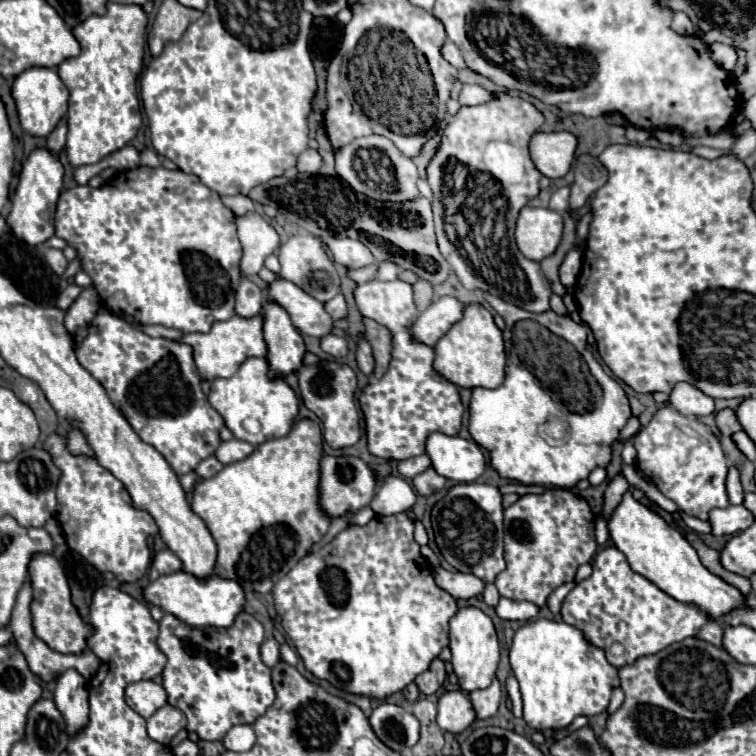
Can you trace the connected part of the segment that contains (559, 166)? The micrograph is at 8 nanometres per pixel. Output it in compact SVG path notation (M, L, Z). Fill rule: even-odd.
M538 132L530 140L530 158L540 174L562 178L572 166L576 136L570 132Z

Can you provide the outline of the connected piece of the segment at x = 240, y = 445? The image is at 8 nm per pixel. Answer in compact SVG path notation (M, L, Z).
M228 440L228 442L222 442L218 448L216 448L216 458L222 462L222 464L232 464L232 462L238 462L238 460L244 460L248 454L254 452L254 446L248 444L248 442L242 442L242 440Z

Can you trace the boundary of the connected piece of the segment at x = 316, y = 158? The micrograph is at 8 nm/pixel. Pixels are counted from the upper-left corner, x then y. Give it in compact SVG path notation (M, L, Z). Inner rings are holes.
M308 148L308 150L304 150L304 152L300 154L300 158L298 158L298 162L296 162L296 168L298 168L298 172L314 174L314 172L318 172L320 162L322 162L320 154L318 154L316 150L310 150L310 148Z

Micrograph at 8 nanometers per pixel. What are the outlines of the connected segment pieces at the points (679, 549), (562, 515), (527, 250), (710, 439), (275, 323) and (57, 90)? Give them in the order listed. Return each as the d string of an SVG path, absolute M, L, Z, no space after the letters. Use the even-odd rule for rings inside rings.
M631 490L626 492L624 500L608 518L608 532L614 546L626 556L630 568L654 582L672 598L680 602L692 602L712 618L722 618L732 608L744 604L740 590L710 574L702 566L696 550L686 542L686 538L676 528L668 526L658 512L634 500Z
M550 488L542 494L524 494L504 510L504 560L506 570L494 580L498 592L510 600L528 600L536 606L544 606L546 598L558 586L572 582L576 568L588 564L598 550L594 536L594 514L588 502L574 490Z
M526 206L516 222L516 244L530 260L544 260L556 252L562 238L562 216L548 208Z
M662 406L656 410L648 426L632 438L632 444L638 452L636 468L688 516L708 520L712 508L726 508L730 504L724 486L728 474L726 456L718 438L698 418L688 418L678 410L672 410L672 406Z
M274 302L264 304L264 340L268 344L266 358L272 378L284 378L302 368L306 356L304 340L292 326L286 310Z
M56 68L24 70L14 80L12 96L14 96L16 108L18 108L18 118L20 118L22 130L36 138L46 138L68 112L69 91L64 86L64 82L60 80L60 76L56 74Z

